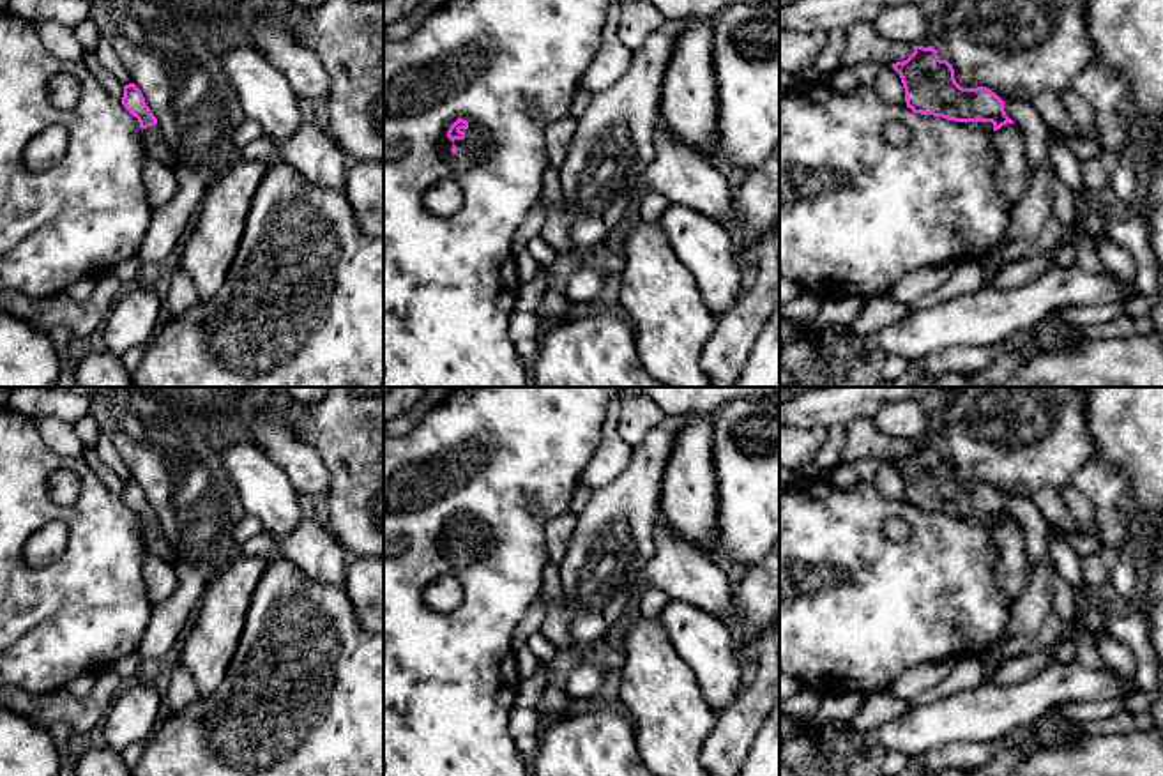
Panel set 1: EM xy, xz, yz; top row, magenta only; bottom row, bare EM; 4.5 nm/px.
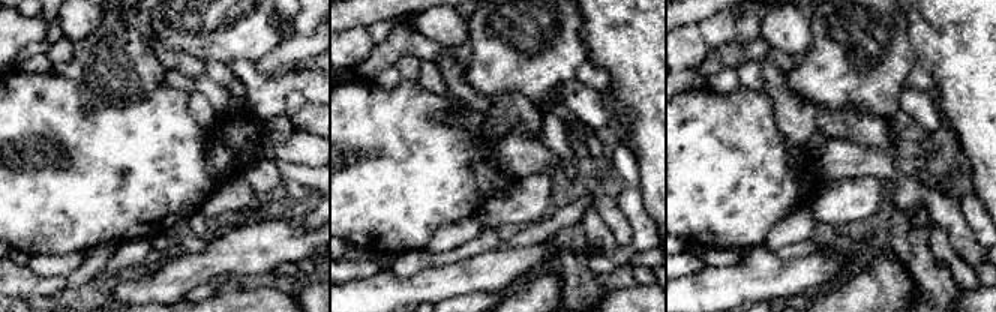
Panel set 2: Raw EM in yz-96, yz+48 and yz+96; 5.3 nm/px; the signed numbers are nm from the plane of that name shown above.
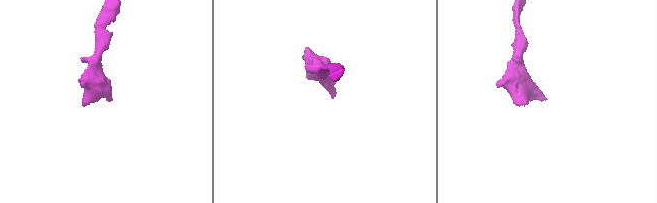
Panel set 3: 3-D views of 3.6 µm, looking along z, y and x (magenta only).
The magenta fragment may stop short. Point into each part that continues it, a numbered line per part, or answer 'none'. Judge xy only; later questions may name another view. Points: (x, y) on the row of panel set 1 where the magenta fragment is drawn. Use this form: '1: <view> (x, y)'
1: xy (152, 136)

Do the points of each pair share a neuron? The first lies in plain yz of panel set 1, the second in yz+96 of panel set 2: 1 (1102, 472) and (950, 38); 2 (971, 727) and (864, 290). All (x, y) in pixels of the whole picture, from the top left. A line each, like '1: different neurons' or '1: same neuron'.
1: different neurons
2: different neurons

